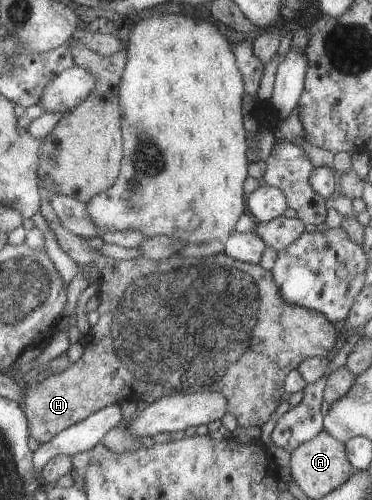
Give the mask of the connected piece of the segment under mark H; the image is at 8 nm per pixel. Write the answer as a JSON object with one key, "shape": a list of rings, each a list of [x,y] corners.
{"shape":[[[45,190],[40,191],[40,206],[37,212],[43,219],[47,221],[50,230],[56,236],[56,242],[61,250],[71,258],[75,263],[81,266],[88,261],[95,264],[96,269],[100,272],[100,291],[98,292],[98,300],[100,301],[96,311],[98,312],[98,321],[94,326],[88,328],[81,338],[84,351],[79,360],[69,364],[62,372],[53,372],[53,374],[45,377],[39,384],[31,383],[24,386],[25,396],[21,400],[22,411],[26,416],[28,431],[38,443],[49,442],[56,434],[59,434],[64,428],[70,427],[79,421],[85,420],[90,414],[107,405],[119,405],[121,401],[147,400],[147,396],[155,398],[174,395],[177,392],[195,391],[217,391],[223,395],[226,400],[226,411],[232,414],[237,420],[237,426],[261,426],[269,420],[269,416],[277,408],[281,402],[281,394],[284,393],[284,378],[286,374],[304,359],[304,357],[326,357],[330,358],[331,353],[338,347],[340,340],[340,332],[333,328],[325,316],[309,309],[288,305],[279,294],[277,285],[272,281],[272,272],[263,269],[260,265],[252,265],[244,263],[234,258],[228,257],[225,253],[217,253],[216,255],[206,257],[181,257],[173,254],[166,259],[158,261],[149,260],[145,257],[137,257],[126,261],[119,261],[110,257],[99,255],[97,251],[88,248],[87,241],[80,236],[74,235],[69,229],[66,229],[57,218],[55,211],[51,208]]]}

